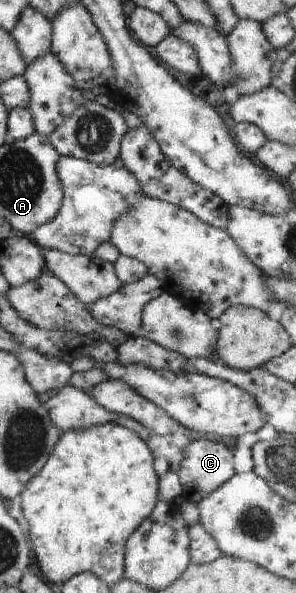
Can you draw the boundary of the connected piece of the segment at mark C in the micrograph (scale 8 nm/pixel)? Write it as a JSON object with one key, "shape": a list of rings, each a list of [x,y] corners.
{"shape":[[[194,440],[182,451],[177,477],[183,497],[193,503],[207,497],[234,473],[233,456],[222,443]]]}

